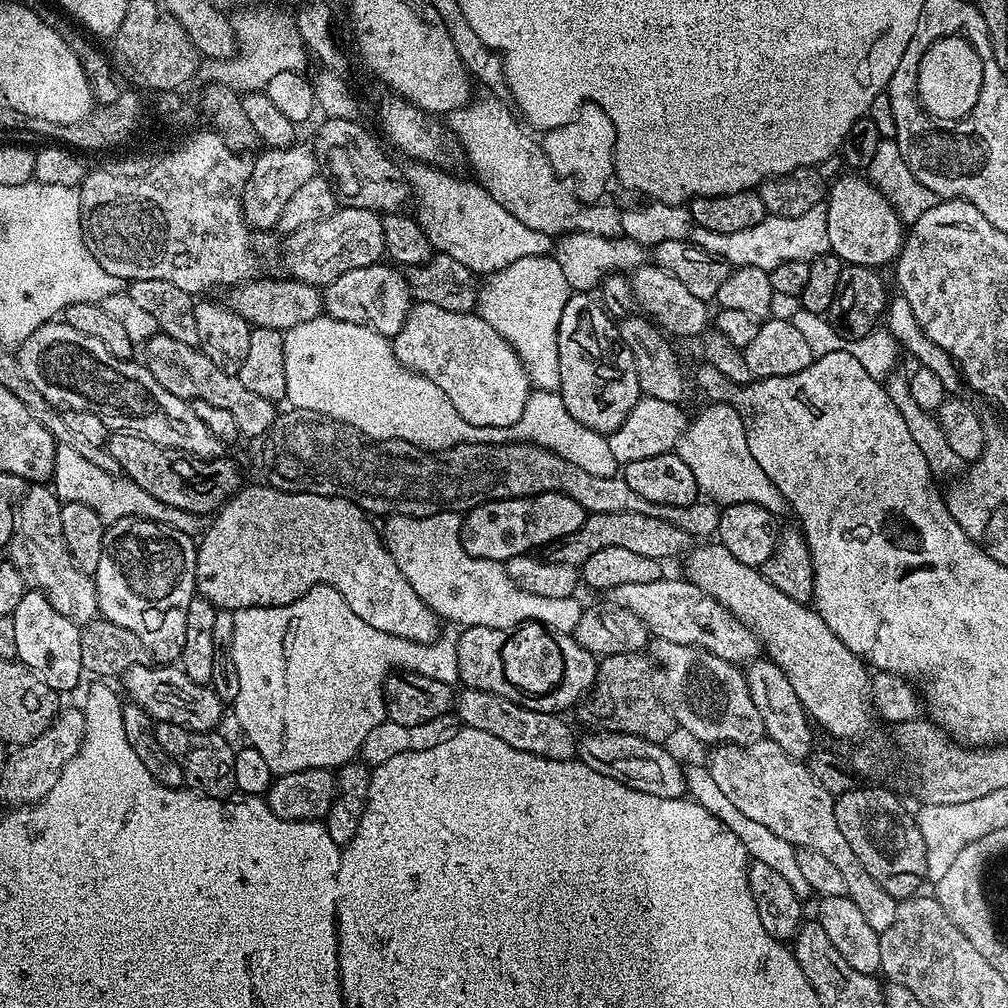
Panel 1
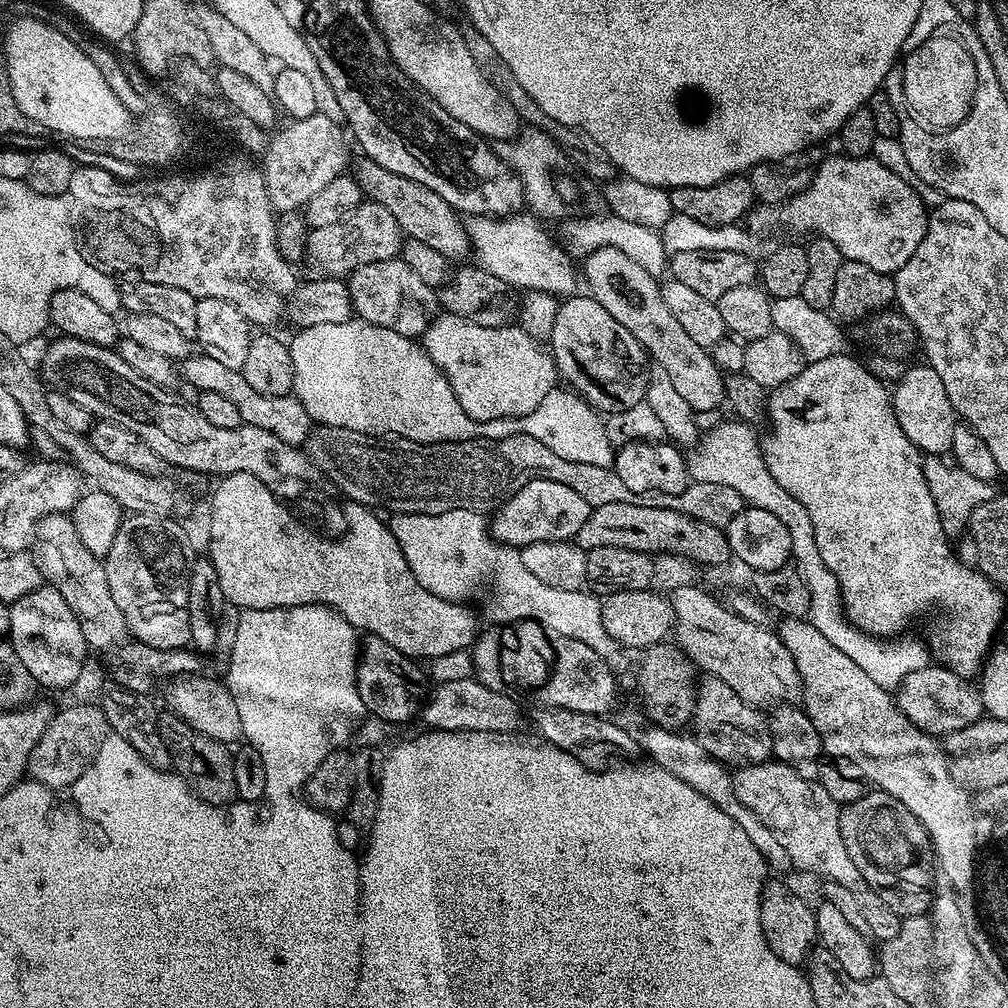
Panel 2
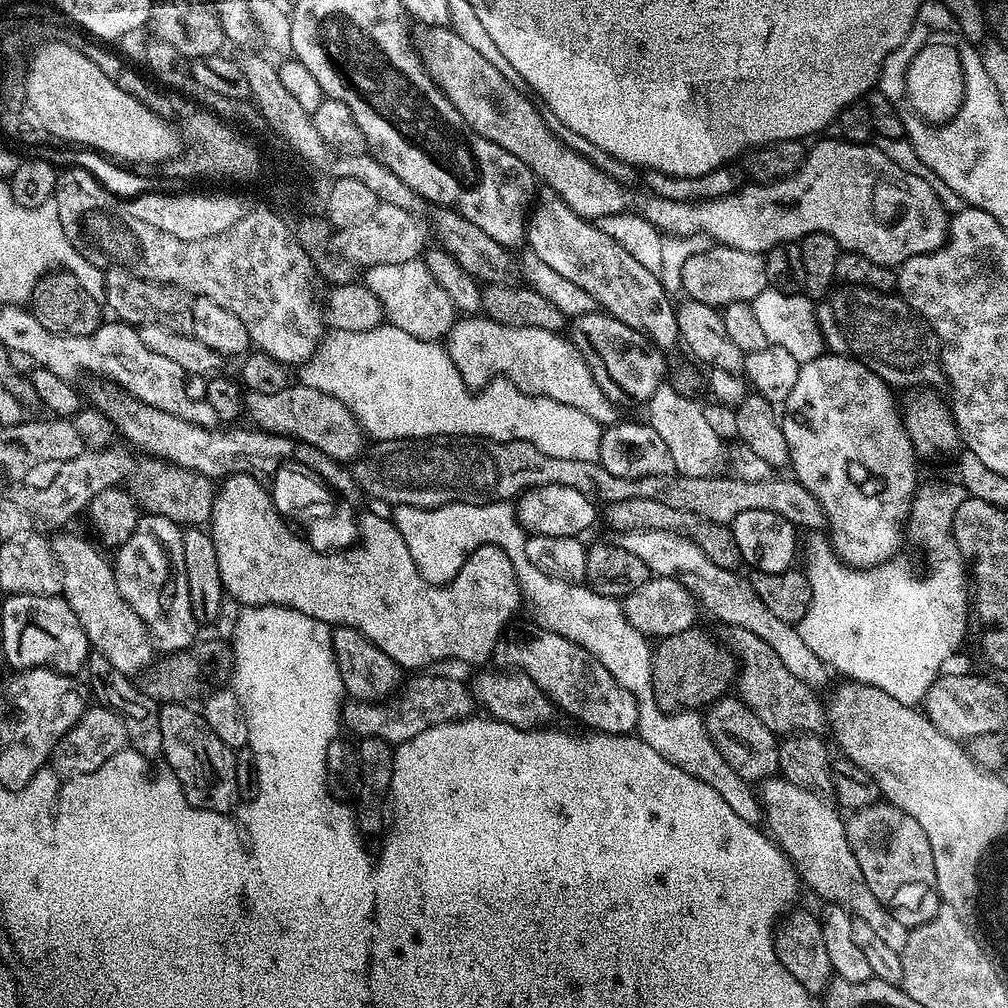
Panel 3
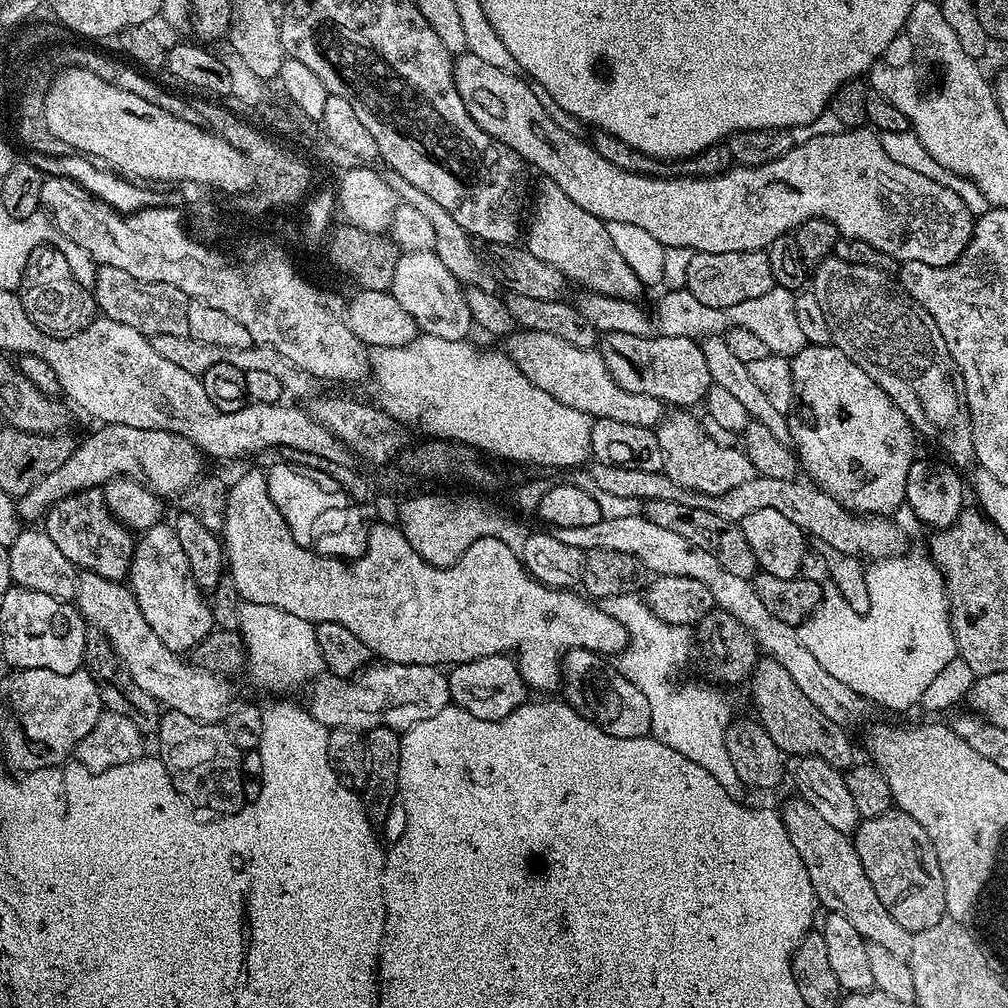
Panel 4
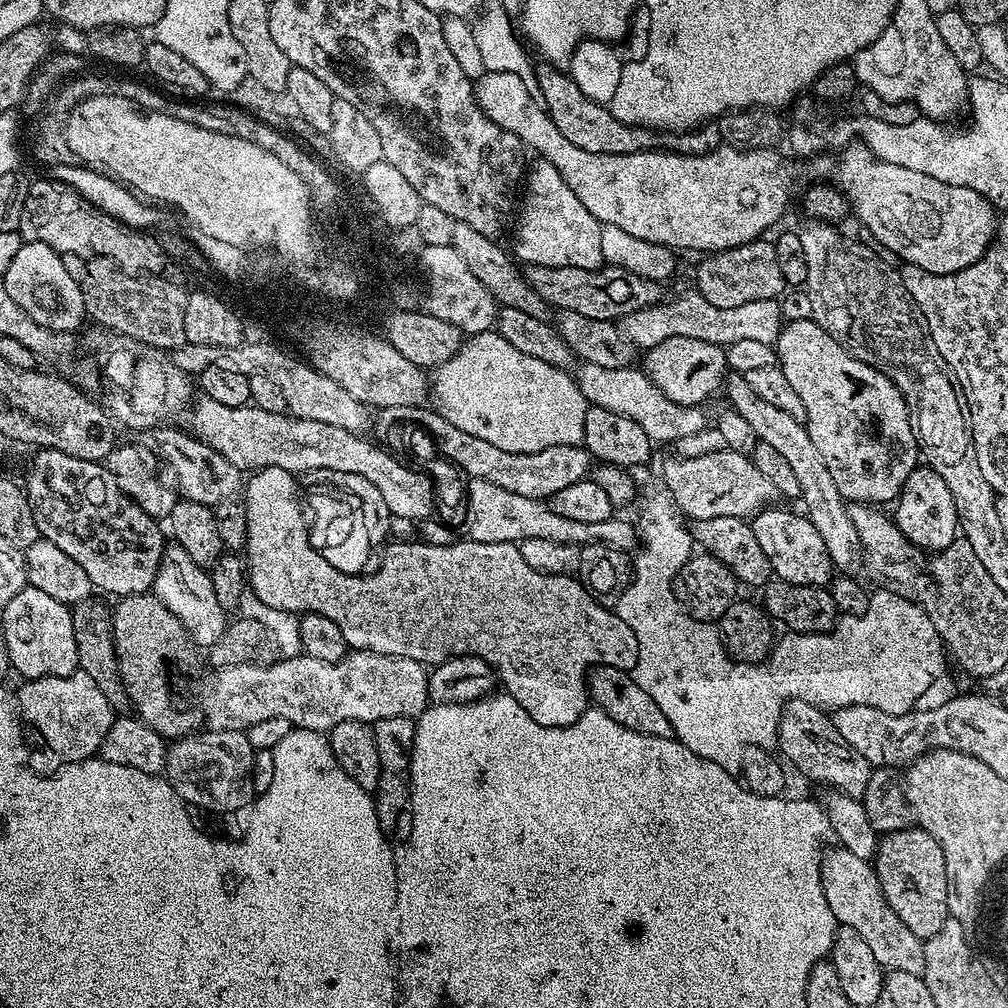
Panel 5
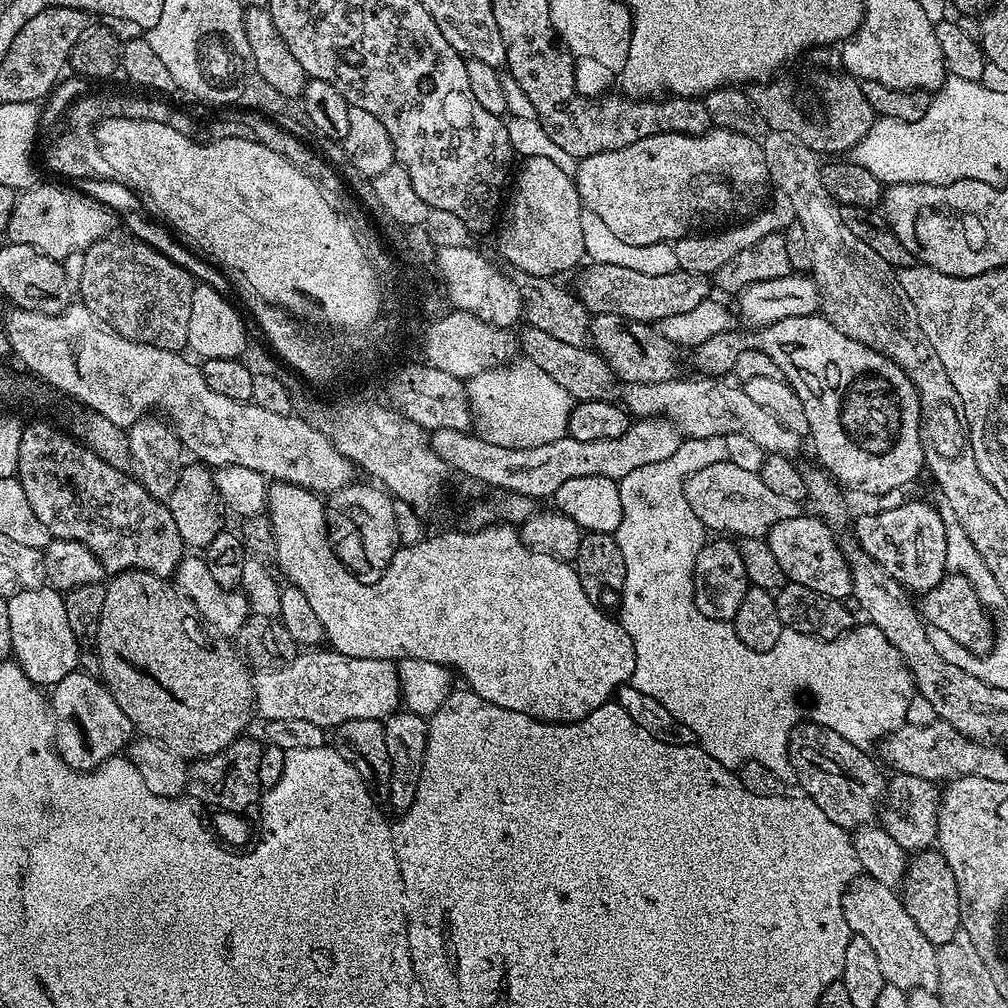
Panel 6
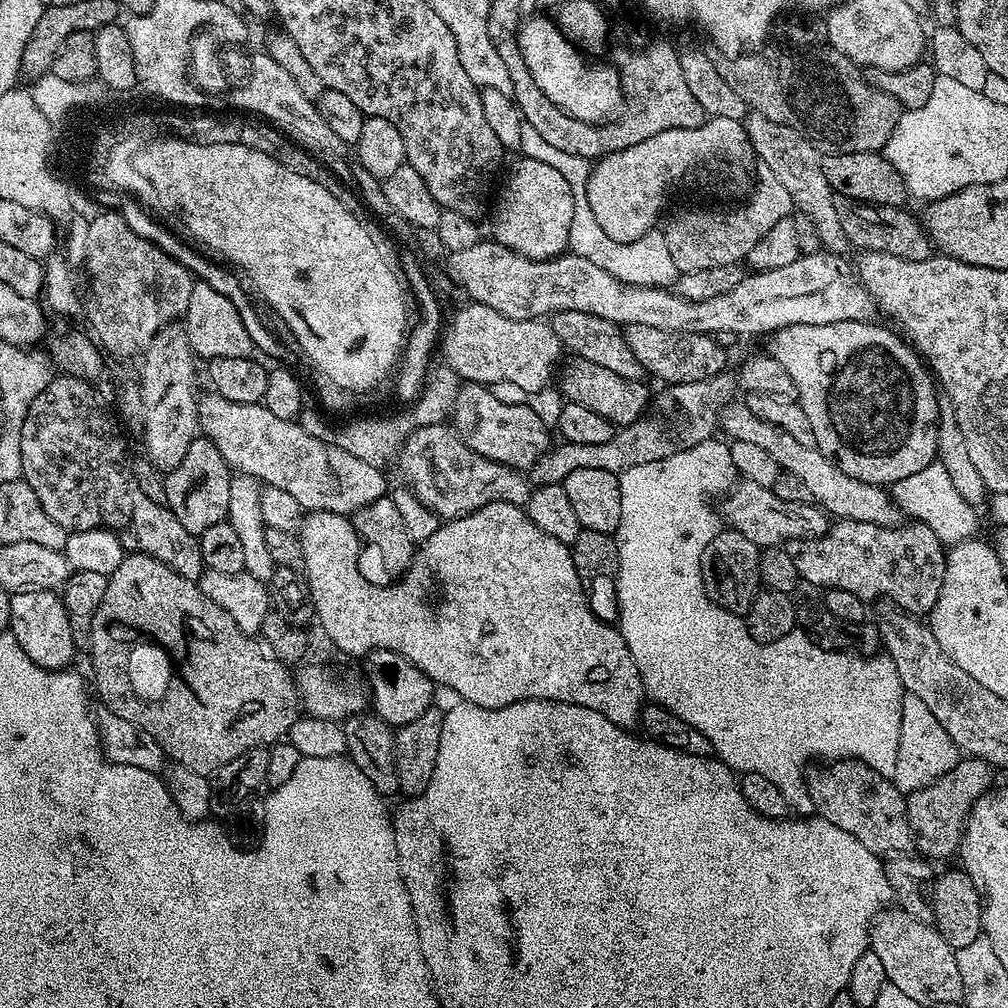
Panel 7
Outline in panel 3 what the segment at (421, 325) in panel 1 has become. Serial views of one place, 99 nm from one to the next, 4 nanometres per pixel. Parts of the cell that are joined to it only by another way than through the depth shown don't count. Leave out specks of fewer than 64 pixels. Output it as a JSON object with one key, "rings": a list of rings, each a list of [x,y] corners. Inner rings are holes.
{"rings":[[[468,314],[457,319],[456,325],[449,330],[446,347],[458,374],[462,374],[462,380],[470,389],[480,390],[489,380],[503,378],[514,382],[514,386],[518,386],[518,390],[522,390],[529,398],[533,396],[554,398],[554,402],[574,406],[582,410],[582,414],[590,414],[590,418],[594,418],[594,422],[602,426],[617,423],[621,419],[621,409],[610,398],[606,398],[606,394],[602,394],[602,386],[594,382],[594,374],[590,374],[590,366],[586,366],[580,351],[561,333],[534,326],[502,326],[483,314]]]}

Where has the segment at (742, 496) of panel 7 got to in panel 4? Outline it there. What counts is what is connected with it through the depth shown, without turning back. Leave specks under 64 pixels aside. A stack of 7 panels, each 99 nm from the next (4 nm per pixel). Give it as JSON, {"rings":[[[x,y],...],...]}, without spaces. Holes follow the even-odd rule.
{"rings":[[[672,410],[654,428],[658,446],[664,455],[664,474],[680,488],[700,492],[706,496],[720,496],[757,475],[756,467],[739,447],[719,445],[701,427],[701,421],[691,416],[688,410]]]}

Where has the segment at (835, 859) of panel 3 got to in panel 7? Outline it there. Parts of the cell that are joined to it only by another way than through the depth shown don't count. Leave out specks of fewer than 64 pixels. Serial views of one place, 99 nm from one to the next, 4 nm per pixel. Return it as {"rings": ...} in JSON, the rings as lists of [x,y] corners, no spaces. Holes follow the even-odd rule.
{"rings":[[[899,910],[881,911],[870,929],[870,950],[882,961],[887,983],[898,986],[902,994],[914,998],[914,1002],[921,1006],[948,1004],[951,1000],[959,1001],[964,995],[956,949],[946,942],[946,938],[942,938],[932,924],[924,924]]]}

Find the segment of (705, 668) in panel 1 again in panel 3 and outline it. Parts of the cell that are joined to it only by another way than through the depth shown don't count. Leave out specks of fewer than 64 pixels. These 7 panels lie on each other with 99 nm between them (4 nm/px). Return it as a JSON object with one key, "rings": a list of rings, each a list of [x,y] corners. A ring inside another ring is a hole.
{"rings":[[[729,694],[711,705],[704,716],[704,725],[708,727],[718,754],[722,754],[730,770],[734,770],[734,774],[738,774],[742,779],[763,782],[780,772],[777,733],[771,732],[762,722],[762,718],[758,718],[758,714],[754,714],[754,710],[746,707],[744,701],[735,695]]]}

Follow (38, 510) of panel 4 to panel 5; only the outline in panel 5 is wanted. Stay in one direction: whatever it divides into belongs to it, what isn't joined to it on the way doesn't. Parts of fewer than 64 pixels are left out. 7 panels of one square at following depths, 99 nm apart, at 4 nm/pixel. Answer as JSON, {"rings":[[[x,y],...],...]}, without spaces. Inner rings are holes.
{"rings":[[[161,426],[151,429],[151,447],[161,461],[168,463],[170,471],[176,475],[175,487],[185,500],[193,500],[199,504],[215,506],[223,500],[239,497],[242,492],[242,472],[230,461],[222,458],[218,450],[206,446],[206,442],[197,440],[189,431],[178,432],[172,426]]]}

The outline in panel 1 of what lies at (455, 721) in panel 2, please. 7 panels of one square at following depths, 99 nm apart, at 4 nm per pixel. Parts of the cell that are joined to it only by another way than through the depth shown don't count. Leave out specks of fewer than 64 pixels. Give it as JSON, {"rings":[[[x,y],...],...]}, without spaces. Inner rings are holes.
{"rings":[[[464,688],[461,693],[455,697],[454,712],[463,727],[486,730],[486,734],[494,734],[494,738],[510,742],[514,750],[526,750],[548,760],[570,760],[577,755],[577,733],[572,733],[571,726],[559,715],[536,712],[532,706],[516,704],[510,698],[502,698],[486,690]]]}

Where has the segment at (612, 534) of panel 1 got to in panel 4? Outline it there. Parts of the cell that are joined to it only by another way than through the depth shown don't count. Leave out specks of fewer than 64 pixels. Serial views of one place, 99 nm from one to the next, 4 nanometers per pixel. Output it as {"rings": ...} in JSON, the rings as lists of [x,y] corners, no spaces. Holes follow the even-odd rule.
{"rings":[[[646,500],[642,504],[642,515],[671,533],[692,543],[695,547],[709,551],[735,577],[752,580],[758,571],[754,558],[754,550],[750,550],[750,542],[746,542],[746,534],[742,534],[739,523],[735,520],[724,520],[708,508],[691,508],[678,502],[665,500]]]}

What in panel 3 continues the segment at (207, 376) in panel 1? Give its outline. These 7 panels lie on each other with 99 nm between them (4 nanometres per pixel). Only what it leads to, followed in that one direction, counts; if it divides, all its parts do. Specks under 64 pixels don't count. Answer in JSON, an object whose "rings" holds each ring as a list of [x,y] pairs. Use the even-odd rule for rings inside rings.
{"rings":[[[299,382],[289,383],[288,387],[278,390],[278,394],[258,394],[248,392],[244,397],[244,410],[247,419],[252,419],[257,429],[271,432],[274,436],[287,436],[289,440],[295,440],[301,444],[309,444],[322,454],[326,454],[331,460],[337,462],[352,462],[365,451],[366,433],[360,423],[354,418],[354,414],[342,402],[328,394],[322,394],[322,390],[314,390],[310,386]]]}

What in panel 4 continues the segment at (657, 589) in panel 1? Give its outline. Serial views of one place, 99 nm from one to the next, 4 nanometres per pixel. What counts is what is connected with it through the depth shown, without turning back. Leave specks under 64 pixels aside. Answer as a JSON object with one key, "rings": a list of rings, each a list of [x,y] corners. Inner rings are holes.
{"rings":[[[764,658],[756,665],[756,669],[750,677],[752,684],[752,704],[756,707],[755,719],[764,727],[766,734],[774,738],[774,746],[780,748],[781,753],[789,757],[797,756],[817,756],[826,762],[830,762],[832,767],[847,770],[852,767],[854,757],[852,757],[852,740],[845,729],[838,727],[802,690],[798,690],[798,685],[794,683],[794,678],[786,674],[786,669],[777,660]]]}

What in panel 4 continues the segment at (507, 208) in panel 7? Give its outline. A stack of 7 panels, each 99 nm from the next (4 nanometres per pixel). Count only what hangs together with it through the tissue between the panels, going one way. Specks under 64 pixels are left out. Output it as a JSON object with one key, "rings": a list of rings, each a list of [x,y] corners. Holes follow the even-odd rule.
{"rings":[[[543,181],[541,185],[535,193],[533,211],[528,220],[530,228],[526,230],[526,247],[536,258],[562,270],[567,281],[574,281],[587,291],[619,300],[637,301],[644,291],[643,282],[624,260],[621,251],[612,244],[606,222],[571,202],[557,183]]]}

